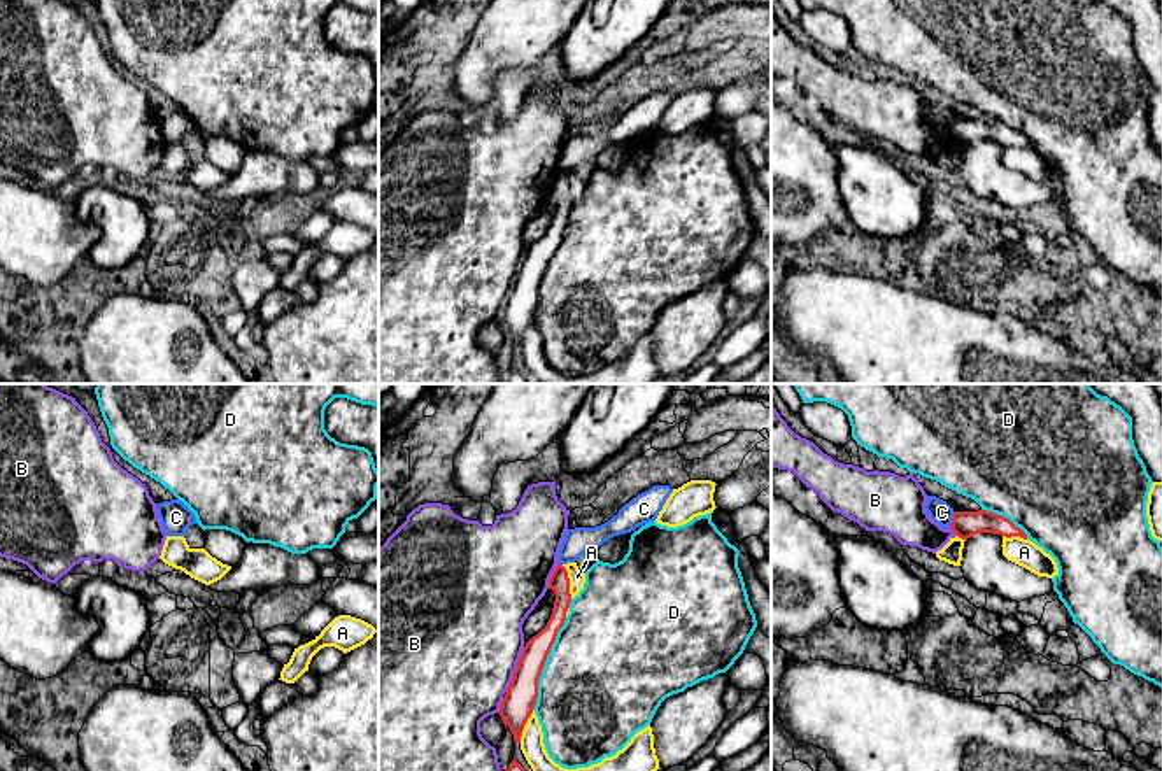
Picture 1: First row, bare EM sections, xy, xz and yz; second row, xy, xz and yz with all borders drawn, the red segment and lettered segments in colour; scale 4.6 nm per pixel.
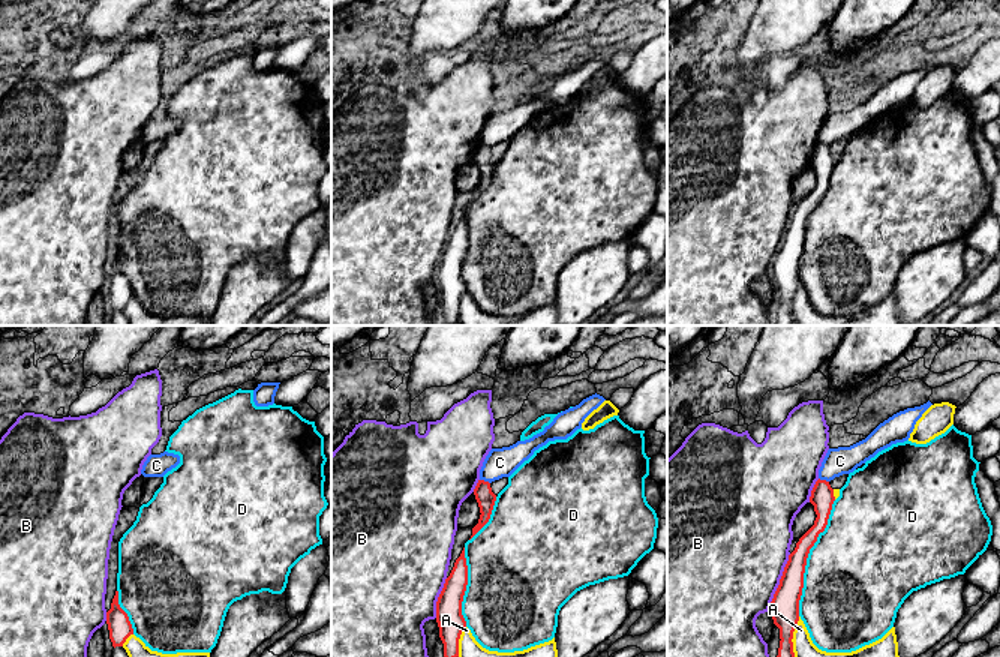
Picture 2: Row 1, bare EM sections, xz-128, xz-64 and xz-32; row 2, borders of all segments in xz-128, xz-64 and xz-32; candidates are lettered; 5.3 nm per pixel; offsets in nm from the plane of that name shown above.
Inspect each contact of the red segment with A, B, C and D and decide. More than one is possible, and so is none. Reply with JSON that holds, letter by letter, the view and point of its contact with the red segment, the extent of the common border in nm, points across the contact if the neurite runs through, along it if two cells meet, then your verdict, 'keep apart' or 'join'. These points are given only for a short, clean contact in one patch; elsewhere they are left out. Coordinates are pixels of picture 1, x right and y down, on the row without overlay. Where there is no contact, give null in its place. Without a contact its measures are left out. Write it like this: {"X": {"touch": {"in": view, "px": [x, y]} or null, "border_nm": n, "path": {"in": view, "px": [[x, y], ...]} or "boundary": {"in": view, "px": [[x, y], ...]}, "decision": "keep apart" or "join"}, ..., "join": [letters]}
{"A": {"touch": {"in": "xz", "px": [568, 190]}, "border_nm": 170, "decision": "keep apart"}, "B": {"touch": {"in": "xz", "px": [516, 277]}, "border_nm": 220, "decision": "keep apart"}, "C": {"touch": {"in": "yz", "px": [952, 127]}, "border_nm": 80, "boundary": {"in": "yz", "px": [[954, 120], [949, 134]]}, "decision": "keep apart"}, "D": {"touch": {"in": "xz", "px": [544, 270]}, "border_nm": 460, "decision": "keep apart"}, "join": []}

